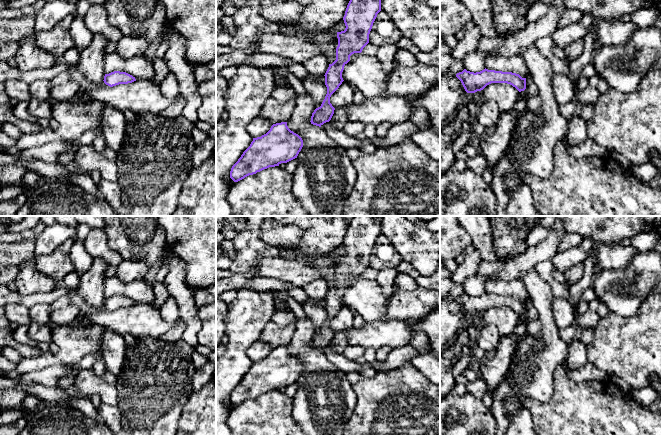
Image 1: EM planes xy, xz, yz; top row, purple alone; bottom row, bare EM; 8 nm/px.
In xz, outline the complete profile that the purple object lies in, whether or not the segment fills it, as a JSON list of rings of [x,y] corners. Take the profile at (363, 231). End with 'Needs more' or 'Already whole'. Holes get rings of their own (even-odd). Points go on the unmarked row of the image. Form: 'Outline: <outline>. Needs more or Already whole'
Outline: [[[355,216],[343,241],[345,254],[337,256],[336,284],[329,288],[325,297],[327,318],[320,331],[311,340],[311,348],[321,351],[329,346],[335,332],[330,327],[331,319],[344,305],[342,296],[354,277],[361,277],[369,267],[369,258],[377,238],[381,235],[381,219],[374,216]]]. Already whole

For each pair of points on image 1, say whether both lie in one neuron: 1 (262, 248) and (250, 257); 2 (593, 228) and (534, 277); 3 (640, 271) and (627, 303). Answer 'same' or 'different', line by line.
1: same
2: different
3: same

